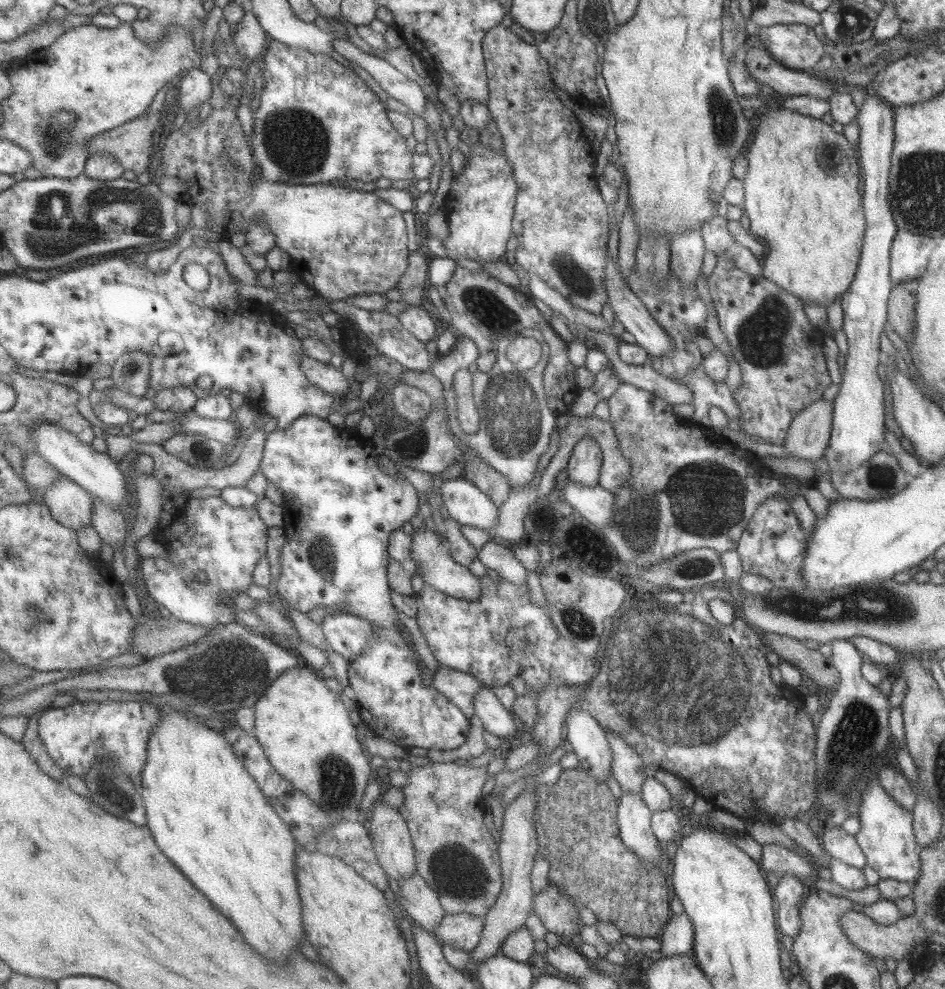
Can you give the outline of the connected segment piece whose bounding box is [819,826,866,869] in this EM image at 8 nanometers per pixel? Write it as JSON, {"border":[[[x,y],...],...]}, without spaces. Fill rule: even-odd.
{"border":[[[840,826],[823,831],[819,837],[819,843],[830,857],[844,862],[847,866],[863,869],[866,865],[865,855],[854,836],[845,833]]]}

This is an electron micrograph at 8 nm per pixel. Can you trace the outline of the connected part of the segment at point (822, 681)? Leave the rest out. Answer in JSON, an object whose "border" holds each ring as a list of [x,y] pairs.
{"border":[[[762,633],[763,642],[769,650],[776,653],[781,661],[795,666],[799,672],[805,672],[816,686],[835,690],[838,685],[837,669],[831,664],[830,657],[823,657],[819,651],[807,648],[800,639],[775,633]]]}

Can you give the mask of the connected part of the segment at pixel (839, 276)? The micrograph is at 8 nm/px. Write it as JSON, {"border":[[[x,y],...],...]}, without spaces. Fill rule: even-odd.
{"border":[[[786,108],[761,109],[752,144],[744,153],[748,169],[741,180],[744,203],[741,208],[749,219],[750,234],[761,238],[769,252],[763,260],[762,276],[780,286],[805,304],[829,306],[840,297],[853,280],[865,230],[861,194],[859,194],[859,166],[852,146],[842,133],[835,133],[831,125],[819,118],[811,118]]]}

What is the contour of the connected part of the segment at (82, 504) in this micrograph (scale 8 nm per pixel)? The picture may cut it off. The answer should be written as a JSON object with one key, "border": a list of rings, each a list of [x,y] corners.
{"border":[[[63,474],[53,487],[45,489],[43,498],[63,526],[79,531],[94,524],[94,496]]]}

